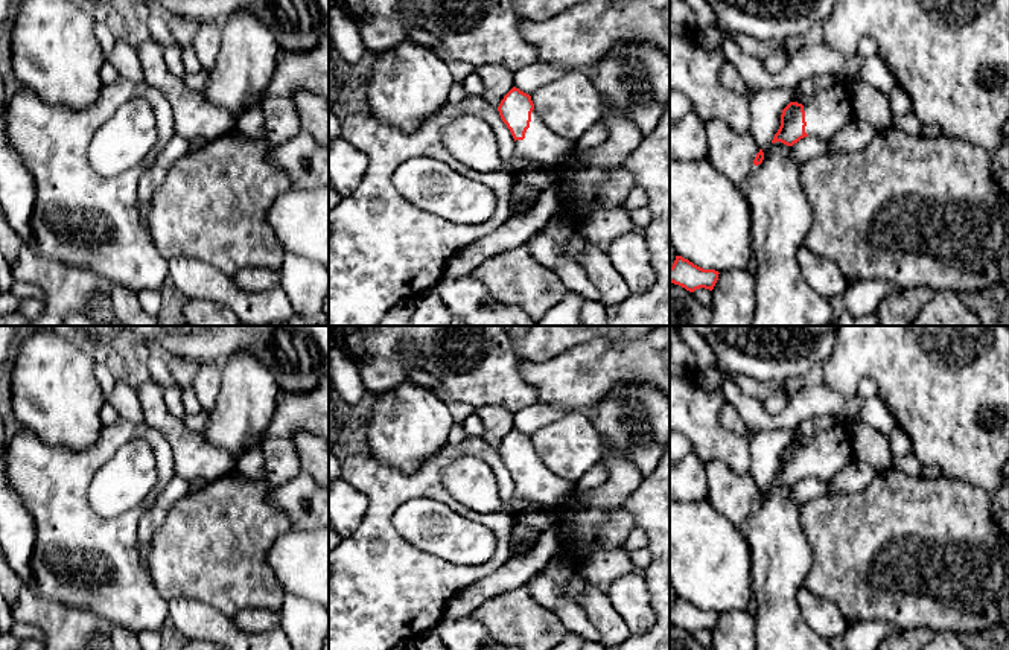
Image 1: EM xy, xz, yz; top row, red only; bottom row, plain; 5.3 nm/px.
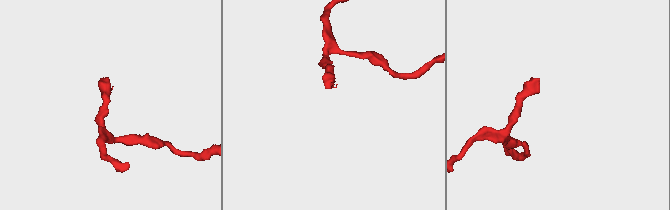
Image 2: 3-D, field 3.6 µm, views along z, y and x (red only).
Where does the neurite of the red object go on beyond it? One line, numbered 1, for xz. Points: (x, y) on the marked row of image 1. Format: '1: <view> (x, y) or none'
1: xz (469, 139)

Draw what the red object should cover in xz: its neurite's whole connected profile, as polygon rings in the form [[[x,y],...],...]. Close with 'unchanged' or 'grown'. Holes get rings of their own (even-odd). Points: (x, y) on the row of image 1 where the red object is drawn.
[[[516,87],[504,96],[498,111],[514,139],[514,154],[508,163],[499,155],[490,125],[476,116],[463,114],[446,123],[441,128],[444,148],[473,170],[510,167],[513,174],[527,161],[554,167],[577,149],[577,142],[560,137],[543,125],[531,96]]] | grown

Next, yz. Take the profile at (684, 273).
[[[676,256],[673,266],[670,268],[670,282],[685,288],[689,292],[705,288],[712,291],[717,280],[718,271],[703,269],[682,256]]] | unchanged

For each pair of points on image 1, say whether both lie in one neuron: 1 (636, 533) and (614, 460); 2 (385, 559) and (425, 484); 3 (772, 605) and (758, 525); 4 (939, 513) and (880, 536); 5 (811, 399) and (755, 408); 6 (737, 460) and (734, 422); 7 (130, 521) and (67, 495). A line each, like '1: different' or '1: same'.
1: different
2: same
3: same
4: same
5: same
6: different
7: same

